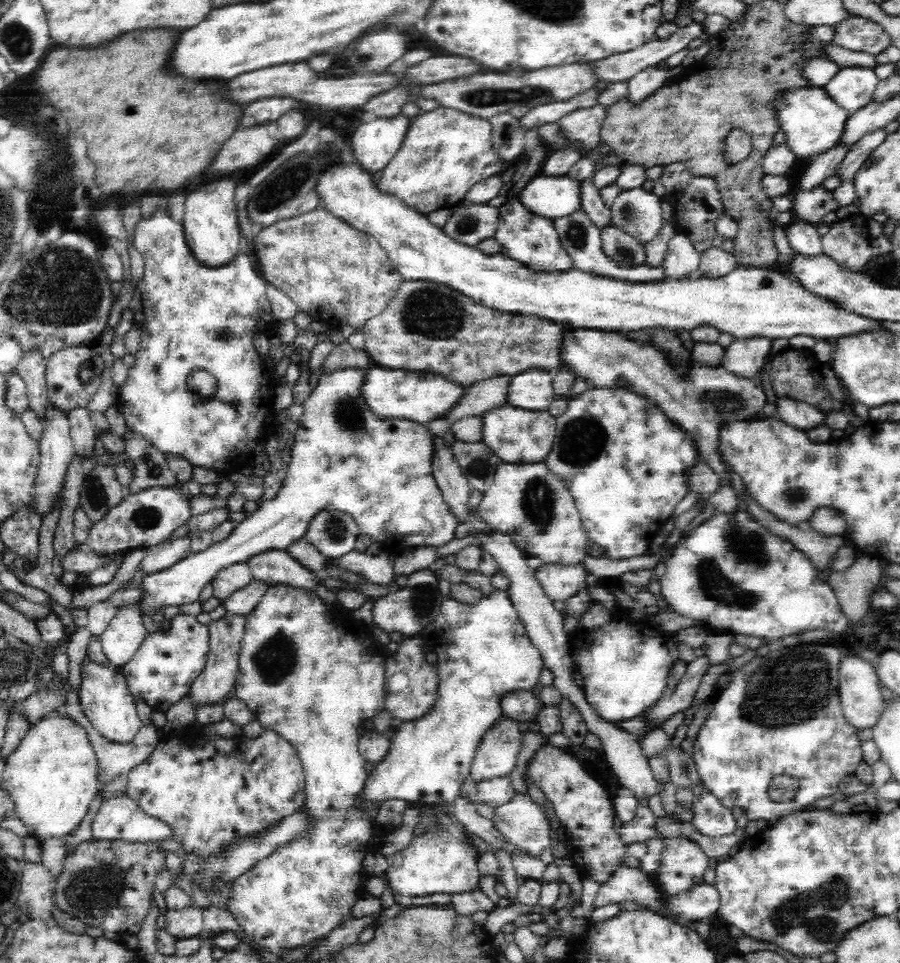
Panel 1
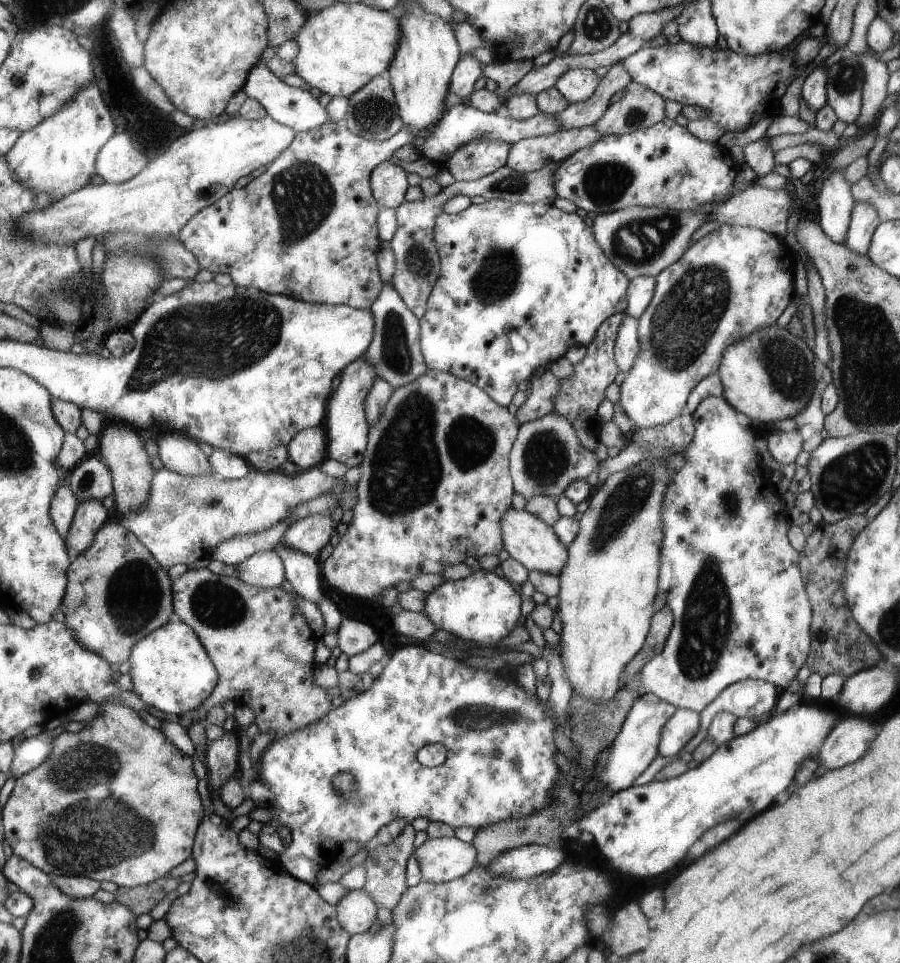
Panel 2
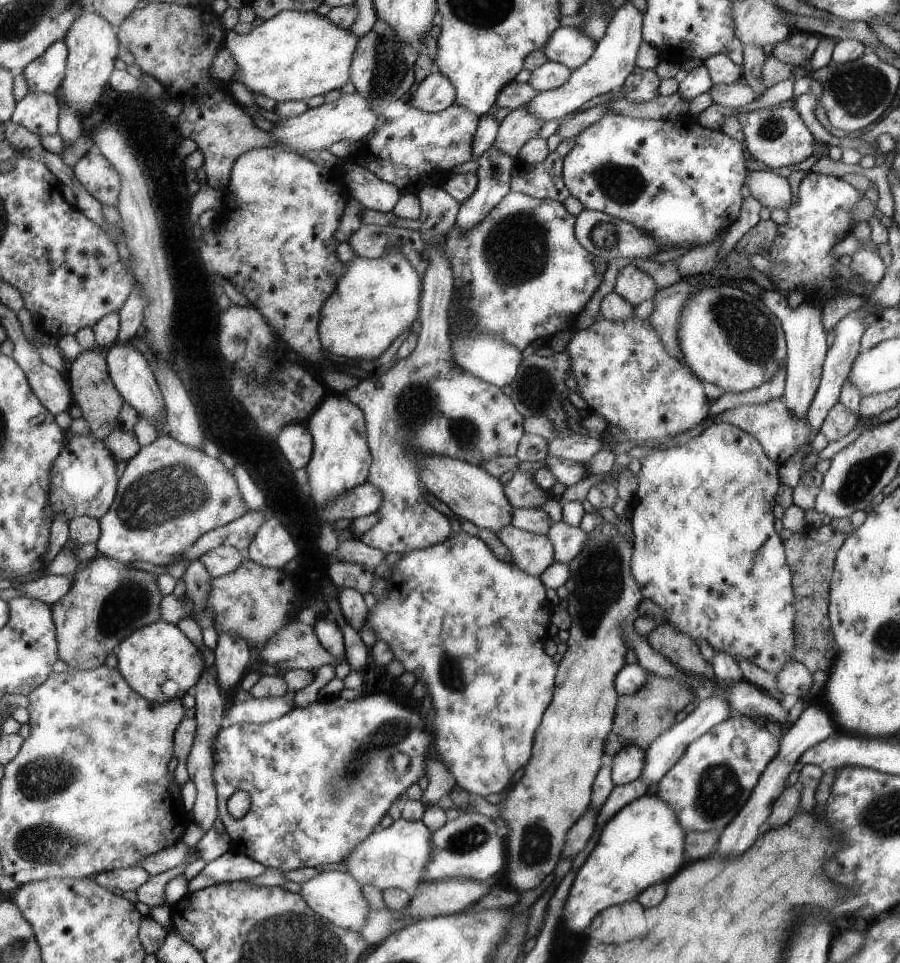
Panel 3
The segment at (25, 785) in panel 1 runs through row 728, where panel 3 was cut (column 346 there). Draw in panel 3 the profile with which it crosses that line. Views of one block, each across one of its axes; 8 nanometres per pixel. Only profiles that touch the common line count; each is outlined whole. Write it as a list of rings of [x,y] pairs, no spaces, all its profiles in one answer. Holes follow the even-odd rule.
[[[282,11],[272,19],[258,21],[250,34],[230,31],[227,33],[226,48],[239,68],[234,81],[278,103],[308,102],[348,84],[358,42],[358,36],[350,29],[335,25],[316,11]]]

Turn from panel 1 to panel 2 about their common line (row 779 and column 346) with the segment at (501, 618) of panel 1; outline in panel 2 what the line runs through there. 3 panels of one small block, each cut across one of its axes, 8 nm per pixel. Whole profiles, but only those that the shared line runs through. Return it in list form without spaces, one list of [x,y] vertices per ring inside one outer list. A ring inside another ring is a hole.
[[[360,356],[344,368],[338,386],[329,399],[329,412],[324,422],[326,432],[329,432],[330,459],[342,462],[348,468],[359,466],[365,460],[370,431],[369,421],[366,418],[365,399],[369,396],[374,380],[378,380],[376,370],[364,360],[364,356]]]

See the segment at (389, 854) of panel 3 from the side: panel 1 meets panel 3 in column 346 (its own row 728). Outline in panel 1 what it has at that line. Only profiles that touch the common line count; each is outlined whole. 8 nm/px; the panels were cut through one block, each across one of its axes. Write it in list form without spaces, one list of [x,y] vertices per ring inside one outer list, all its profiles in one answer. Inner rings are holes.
[[[844,658],[839,668],[839,699],[844,718],[856,728],[866,730],[878,722],[884,699],[874,663],[860,658]]]

